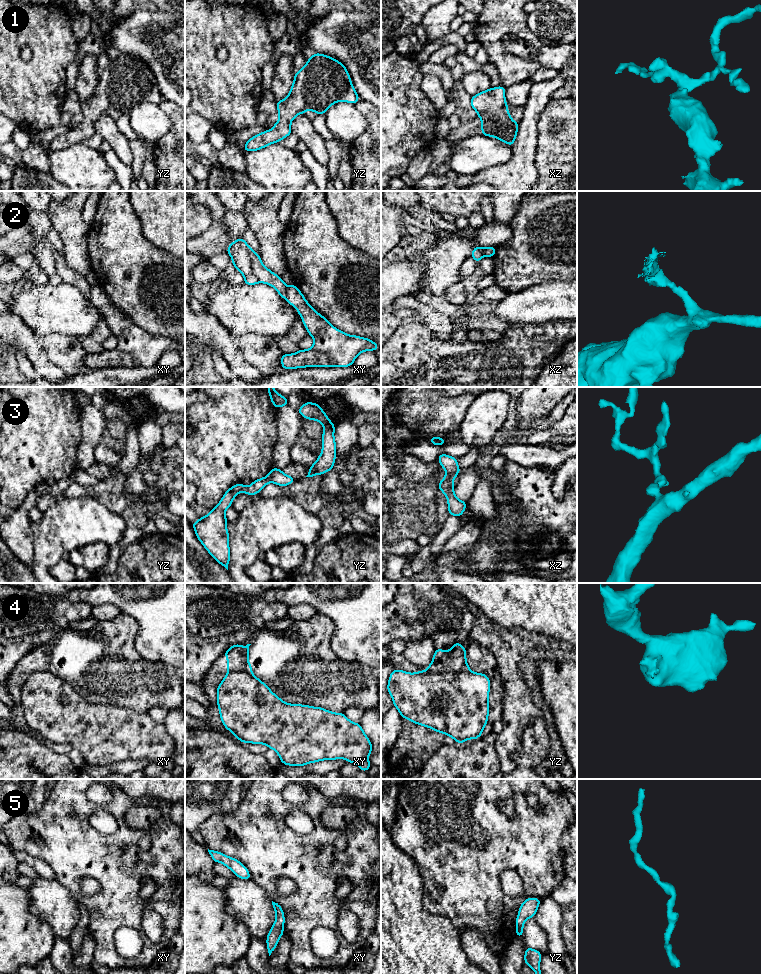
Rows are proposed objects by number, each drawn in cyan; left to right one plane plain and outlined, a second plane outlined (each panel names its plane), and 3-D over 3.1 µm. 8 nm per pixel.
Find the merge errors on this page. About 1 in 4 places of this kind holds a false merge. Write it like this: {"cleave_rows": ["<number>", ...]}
{"cleave_rows": ["2", "4"]}

